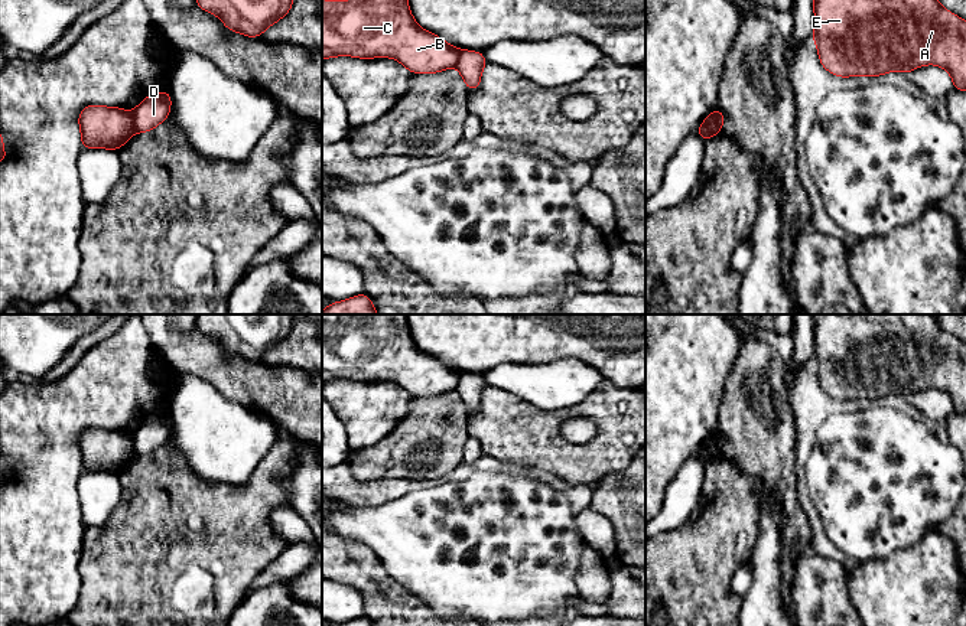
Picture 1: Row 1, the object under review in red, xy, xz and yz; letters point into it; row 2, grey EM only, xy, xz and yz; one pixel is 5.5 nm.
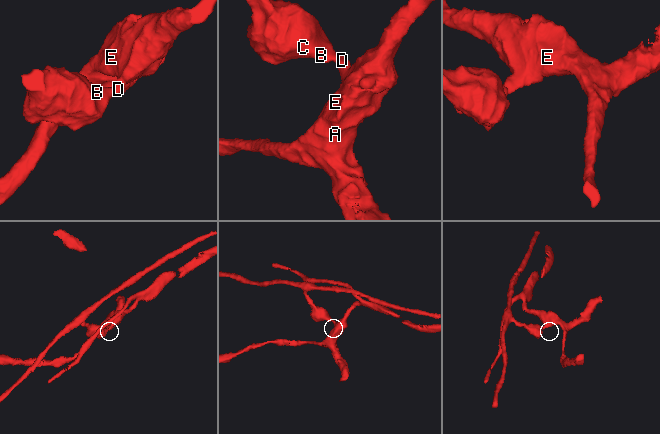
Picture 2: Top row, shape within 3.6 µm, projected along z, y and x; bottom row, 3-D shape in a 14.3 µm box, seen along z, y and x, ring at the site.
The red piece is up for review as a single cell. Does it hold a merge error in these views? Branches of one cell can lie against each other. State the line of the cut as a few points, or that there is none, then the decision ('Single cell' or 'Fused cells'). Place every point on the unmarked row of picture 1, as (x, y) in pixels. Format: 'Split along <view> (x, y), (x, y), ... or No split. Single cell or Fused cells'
Split along xy (132, 437), (136, 455). Fused cells

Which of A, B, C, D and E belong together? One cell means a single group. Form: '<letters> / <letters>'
A D E / B C

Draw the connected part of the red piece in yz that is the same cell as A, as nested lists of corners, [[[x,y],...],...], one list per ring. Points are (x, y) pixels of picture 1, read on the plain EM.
[[[813,314],[813,332],[811,363],[832,398],[874,401],[931,387],[950,397],[956,414],[966,414],[966,345],[941,330],[934,314]]]

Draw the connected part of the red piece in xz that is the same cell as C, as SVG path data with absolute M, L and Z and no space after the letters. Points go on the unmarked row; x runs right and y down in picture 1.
M354 314L351 325L322 322L322 384L332 379L396 381L414 398L455 391L459 375L417 348L409 332L407 314Z

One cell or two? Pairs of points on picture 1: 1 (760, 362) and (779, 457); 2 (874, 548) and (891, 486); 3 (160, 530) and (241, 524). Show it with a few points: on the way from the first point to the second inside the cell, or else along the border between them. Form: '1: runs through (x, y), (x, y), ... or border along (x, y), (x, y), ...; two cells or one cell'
1: runs through (757, 385), (760, 434); one cell
2: runs through (878, 532), (880, 502); one cell
3: runs through (181, 530), (221, 530); one cell

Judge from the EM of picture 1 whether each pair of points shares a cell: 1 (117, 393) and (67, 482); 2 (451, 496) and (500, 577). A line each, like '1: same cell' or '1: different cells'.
1: same cell
2: same cell

